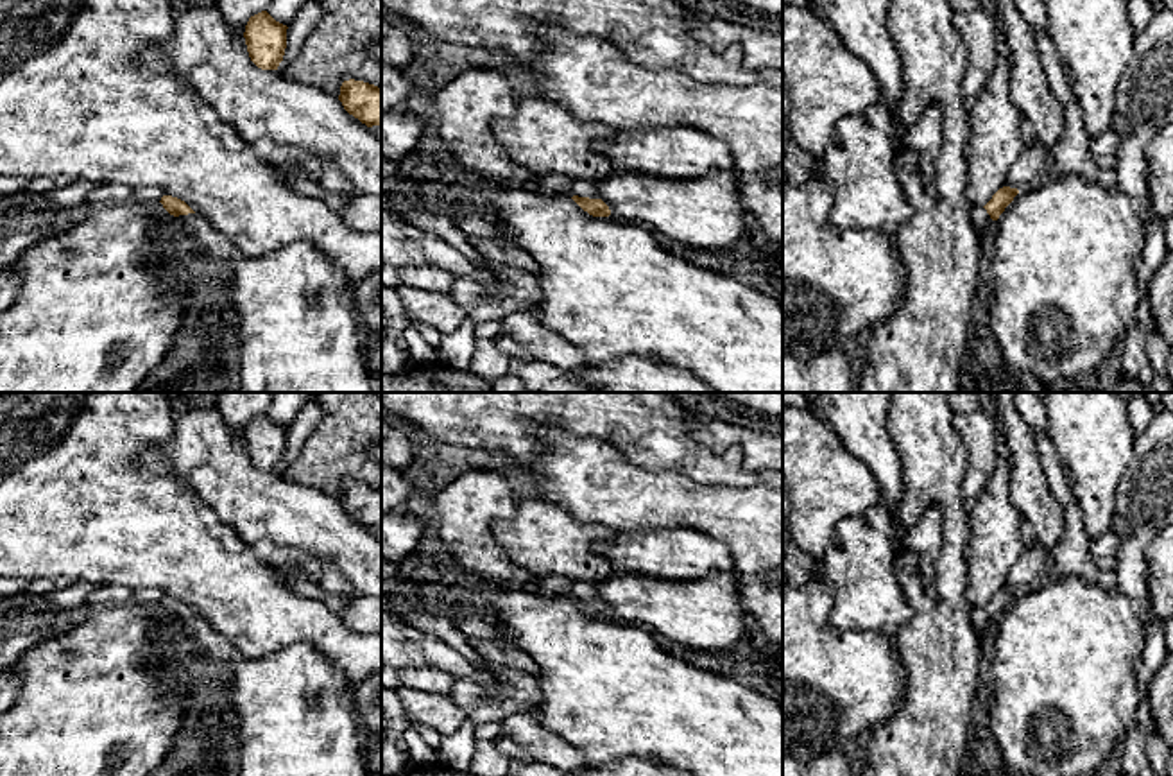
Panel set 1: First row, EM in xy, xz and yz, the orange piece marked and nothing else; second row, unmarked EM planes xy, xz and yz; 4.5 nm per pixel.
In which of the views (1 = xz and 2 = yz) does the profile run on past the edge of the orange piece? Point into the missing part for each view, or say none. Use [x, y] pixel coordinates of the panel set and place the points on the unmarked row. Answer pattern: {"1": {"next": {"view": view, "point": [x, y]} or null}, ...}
{"1": {"next": {"view": "xz", "point": [582, 590]}}, "2": {"next": {"view": "yz", "point": [980, 619]}}}

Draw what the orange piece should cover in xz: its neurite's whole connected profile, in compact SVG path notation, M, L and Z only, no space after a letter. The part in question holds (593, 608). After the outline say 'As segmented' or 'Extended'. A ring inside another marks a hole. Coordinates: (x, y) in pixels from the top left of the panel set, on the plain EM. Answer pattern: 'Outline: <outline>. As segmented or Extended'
Outline: M571 582L573 602L593 618L609 618L609 608L598 599L593 582Z. Extended

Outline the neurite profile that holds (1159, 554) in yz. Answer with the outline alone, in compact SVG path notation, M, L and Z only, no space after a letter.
M1173 522L1146 547L1148 600L1162 620L1173 616Z

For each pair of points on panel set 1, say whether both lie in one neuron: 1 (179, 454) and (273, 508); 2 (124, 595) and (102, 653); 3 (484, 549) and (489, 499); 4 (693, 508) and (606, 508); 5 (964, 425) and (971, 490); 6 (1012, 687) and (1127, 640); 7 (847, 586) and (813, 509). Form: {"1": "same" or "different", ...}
{"1": "same", "2": "different", "3": "same", "4": "same", "5": "same", "6": "same", "7": "different"}

